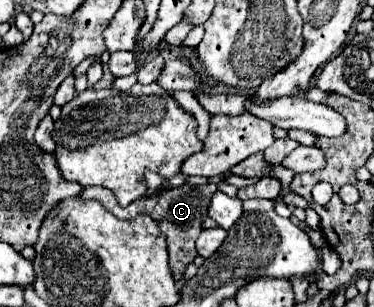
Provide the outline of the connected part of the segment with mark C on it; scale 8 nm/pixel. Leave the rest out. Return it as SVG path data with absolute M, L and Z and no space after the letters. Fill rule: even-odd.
M183 184L177 188L167 188L157 196L151 198L139 198L135 204L129 204L127 208L119 206L119 202L115 202L115 216L125 220L125 218L135 218L137 214L149 214L159 230L167 236L167 250L169 250L169 266L173 272L175 280L181 280L185 274L185 268L189 262L195 260L197 250L195 250L195 240L199 238L201 230L203 230L203 218L207 218L207 206L211 202L211 194L217 192L217 184L205 184L205 186L191 186L191 184Z

